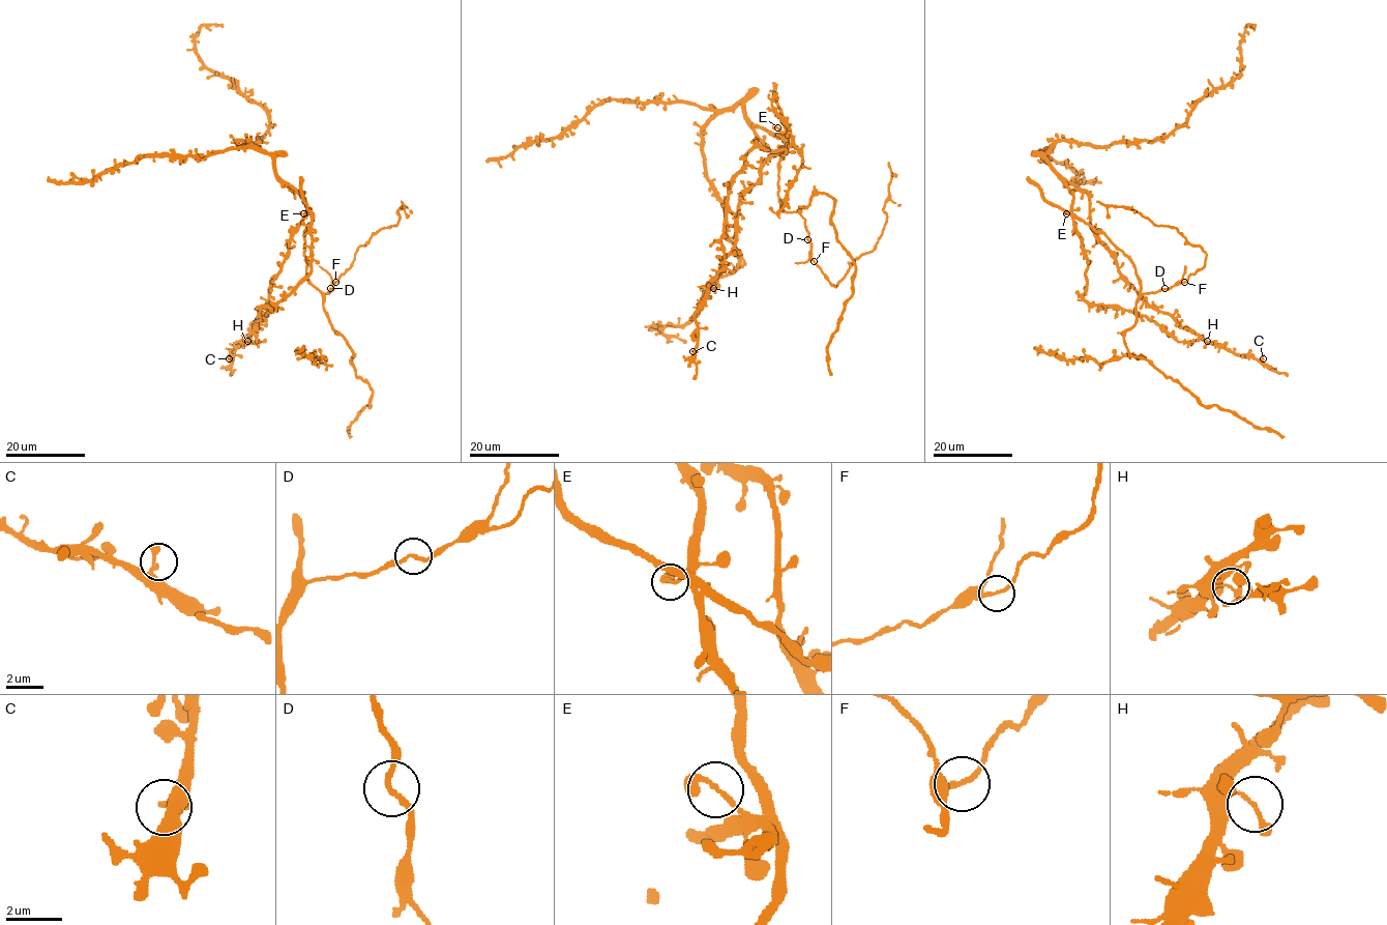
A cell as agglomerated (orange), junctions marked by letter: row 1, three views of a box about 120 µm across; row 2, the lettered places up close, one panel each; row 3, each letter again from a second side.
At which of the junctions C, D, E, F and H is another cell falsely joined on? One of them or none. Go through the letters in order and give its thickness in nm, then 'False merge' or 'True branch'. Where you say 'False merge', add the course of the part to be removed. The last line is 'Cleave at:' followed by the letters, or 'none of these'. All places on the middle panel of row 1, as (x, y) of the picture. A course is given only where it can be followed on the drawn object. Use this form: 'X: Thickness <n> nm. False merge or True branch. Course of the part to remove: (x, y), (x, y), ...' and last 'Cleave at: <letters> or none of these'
C: Thickness 140 nm. True branch
D: Thickness 190 nm. True branch
E: Thickness 220 nm. True branch
F: Thickness 170 nm. True branch
H: Thickness 150 nm. True branch
Cleave at: none of these

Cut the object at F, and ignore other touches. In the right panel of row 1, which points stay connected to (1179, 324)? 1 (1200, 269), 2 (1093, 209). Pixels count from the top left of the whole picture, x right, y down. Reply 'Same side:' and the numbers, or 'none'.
Same side: 2

